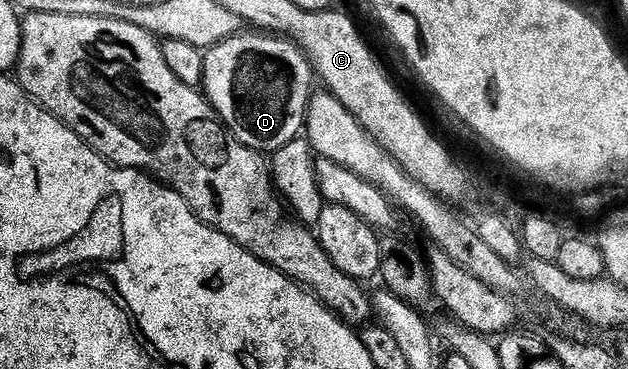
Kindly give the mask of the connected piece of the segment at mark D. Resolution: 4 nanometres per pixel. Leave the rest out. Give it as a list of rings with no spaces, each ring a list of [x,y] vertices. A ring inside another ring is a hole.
[[[239,33],[205,52],[204,94],[214,106],[214,112],[219,119],[226,124],[227,131],[242,147],[251,147],[253,151],[263,153],[273,153],[303,134],[308,122],[310,97],[316,90],[316,76],[309,59],[289,39],[263,37],[258,33],[246,34]],[[253,51],[266,51],[270,59],[258,59],[258,55],[254,55]],[[278,55],[286,55],[286,63],[290,63],[290,67],[286,67],[286,73],[283,76],[279,75],[282,67],[278,67]],[[265,63],[270,63],[270,77],[267,76]]]

